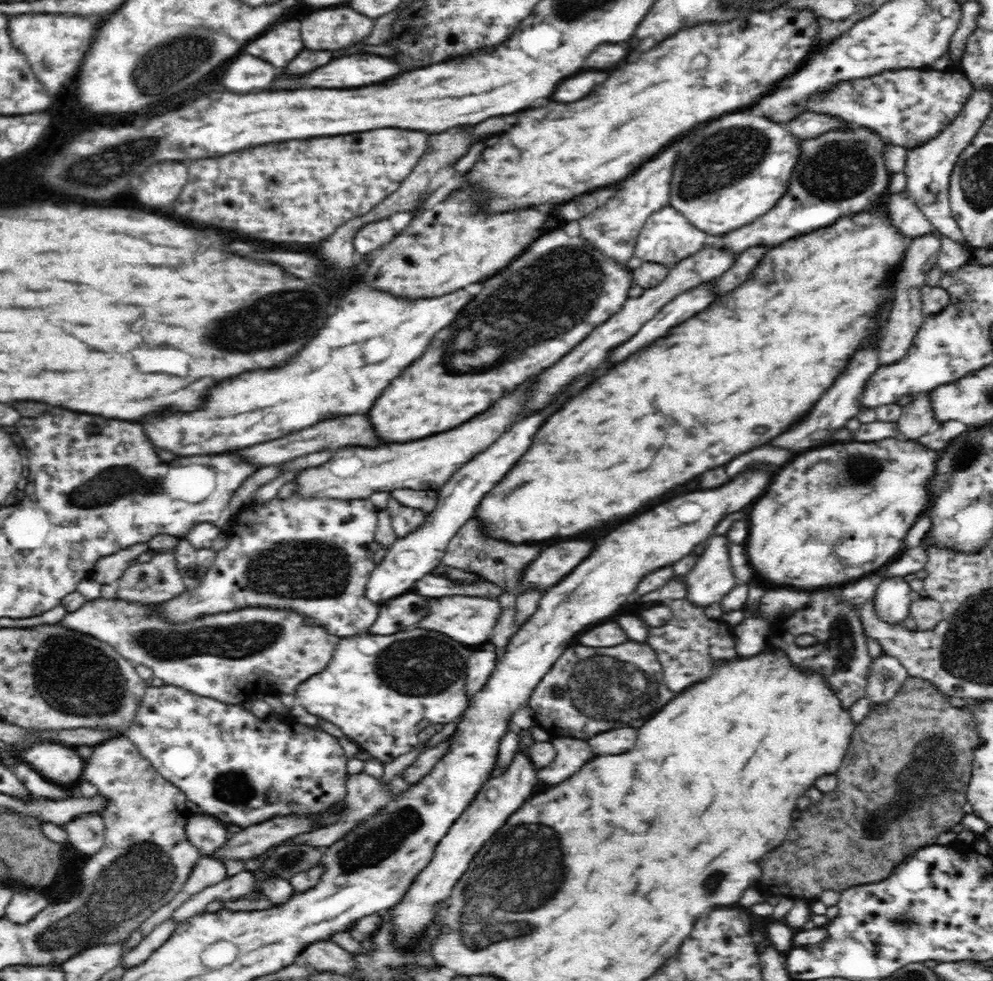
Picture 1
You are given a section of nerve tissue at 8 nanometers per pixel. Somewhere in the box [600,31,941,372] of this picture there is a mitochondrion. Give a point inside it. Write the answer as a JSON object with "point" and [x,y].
{"point":[726,157]}

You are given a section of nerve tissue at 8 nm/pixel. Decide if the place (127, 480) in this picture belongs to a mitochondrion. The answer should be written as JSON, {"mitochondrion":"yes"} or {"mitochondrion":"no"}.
{"mitochondrion":"yes"}

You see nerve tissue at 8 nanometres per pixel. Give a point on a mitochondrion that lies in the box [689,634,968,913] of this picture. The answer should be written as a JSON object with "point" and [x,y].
{"point":[933,770]}

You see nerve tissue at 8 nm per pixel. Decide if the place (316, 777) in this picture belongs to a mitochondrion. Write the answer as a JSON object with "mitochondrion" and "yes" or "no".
{"mitochondrion":"no"}

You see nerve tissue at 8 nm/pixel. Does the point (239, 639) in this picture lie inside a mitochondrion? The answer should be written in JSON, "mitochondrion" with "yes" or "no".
{"mitochondrion":"yes"}

